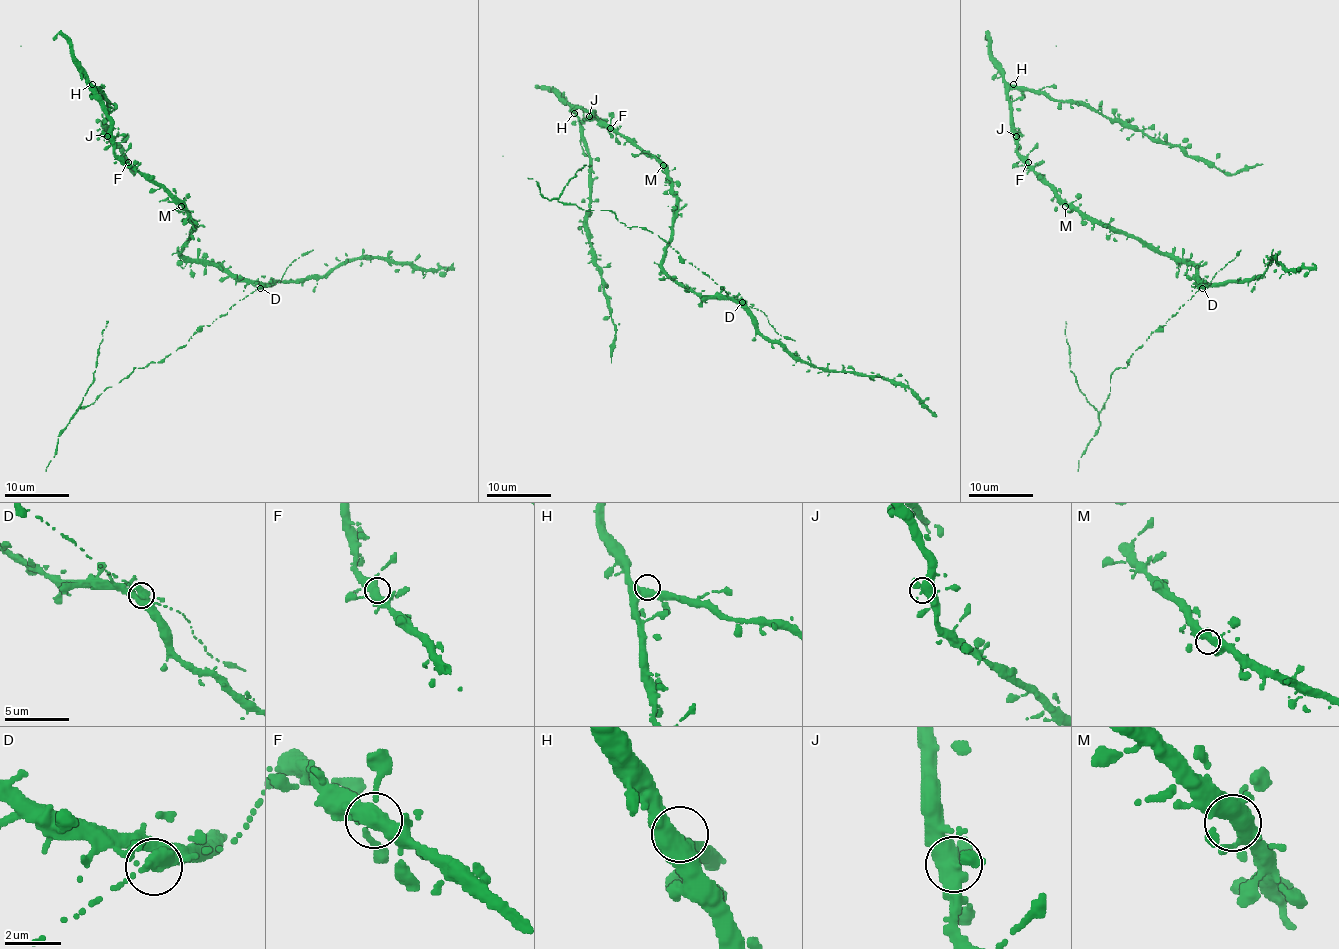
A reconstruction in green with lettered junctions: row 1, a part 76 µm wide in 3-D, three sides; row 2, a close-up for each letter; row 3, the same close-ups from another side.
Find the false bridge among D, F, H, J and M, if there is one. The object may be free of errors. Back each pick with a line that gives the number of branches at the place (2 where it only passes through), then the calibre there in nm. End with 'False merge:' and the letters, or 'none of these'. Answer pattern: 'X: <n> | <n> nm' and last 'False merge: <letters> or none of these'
False merge: none of these

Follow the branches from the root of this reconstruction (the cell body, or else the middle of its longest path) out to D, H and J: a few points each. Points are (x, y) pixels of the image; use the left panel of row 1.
D: (191, 233), (180, 253), (183, 256), (209, 261), (261, 288)
H: (191, 233), (194, 223), (184, 209), (115, 154), (112, 118), (92, 84)
J: (191, 233), (194, 223), (184, 209), (162, 188), (128, 167), (115, 154), (115, 144), (107, 136)

